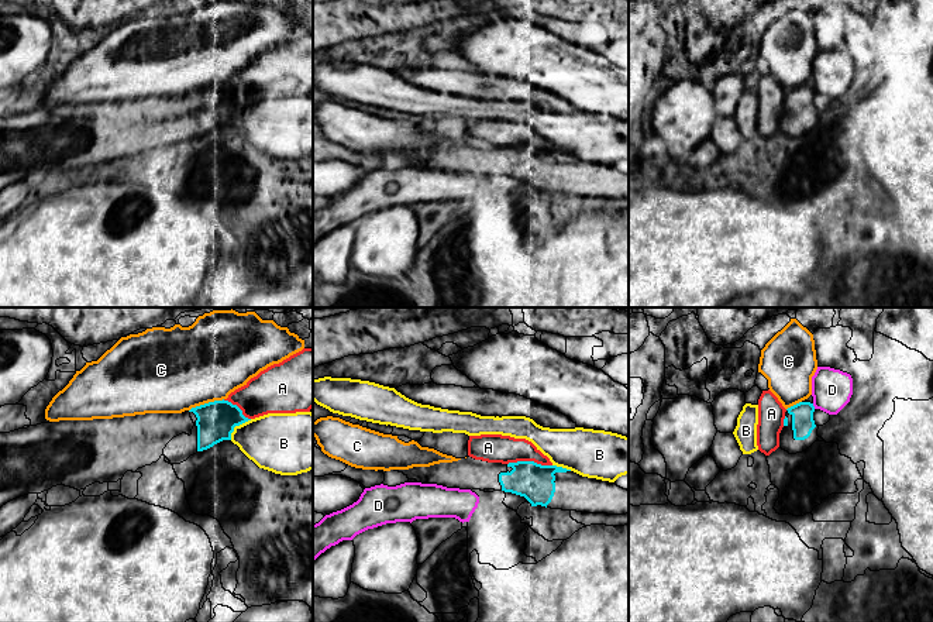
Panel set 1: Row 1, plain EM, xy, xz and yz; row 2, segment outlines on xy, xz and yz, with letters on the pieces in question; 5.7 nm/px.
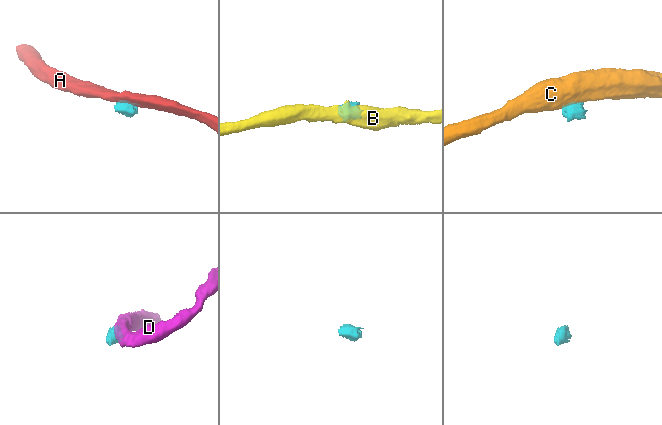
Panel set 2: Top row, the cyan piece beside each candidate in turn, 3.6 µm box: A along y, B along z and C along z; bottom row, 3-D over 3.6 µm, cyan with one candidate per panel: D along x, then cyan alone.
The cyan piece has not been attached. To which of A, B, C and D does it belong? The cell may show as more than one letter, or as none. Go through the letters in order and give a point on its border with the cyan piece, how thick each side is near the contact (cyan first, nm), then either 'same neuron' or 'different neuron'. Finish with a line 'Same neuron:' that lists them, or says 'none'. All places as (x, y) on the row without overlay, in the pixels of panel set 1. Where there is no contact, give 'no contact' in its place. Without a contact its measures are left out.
A: meets cyan in xz at (530, 145); 200 nm thick on the cyan side, 160 nm on the other; different neuron
B: meets cyan in xy at (237, 109); 220 nm thick on the cyan side, 340 nm on the other; different neuron
C: meets cyan in xy at (206, 88); 220 nm thick on the cyan side, 460 nm on the other; different neuron
D: meets cyan in yz at (813, 90); 130 nm thick on the cyan side, 220 nm on the other; different neuron
Same neuron: none

